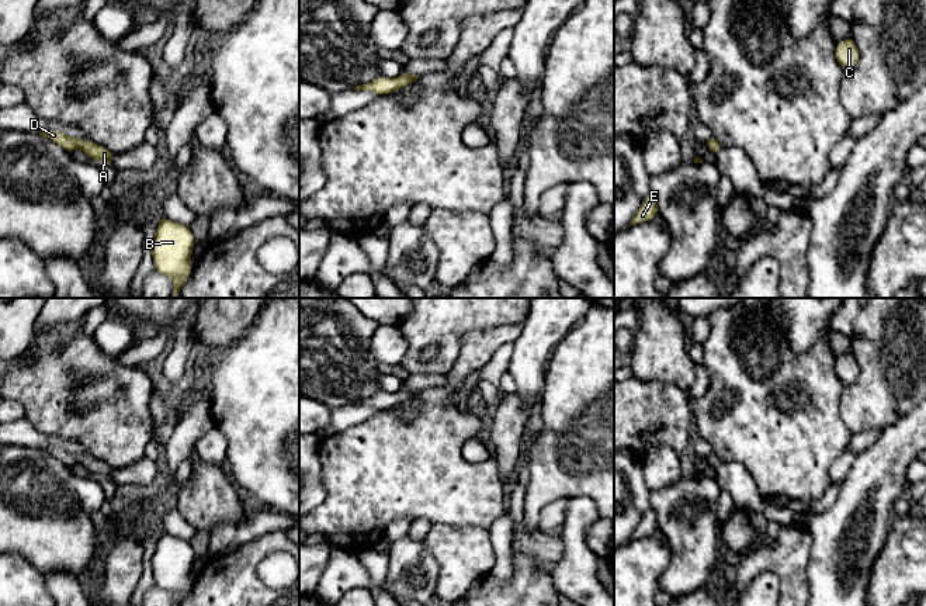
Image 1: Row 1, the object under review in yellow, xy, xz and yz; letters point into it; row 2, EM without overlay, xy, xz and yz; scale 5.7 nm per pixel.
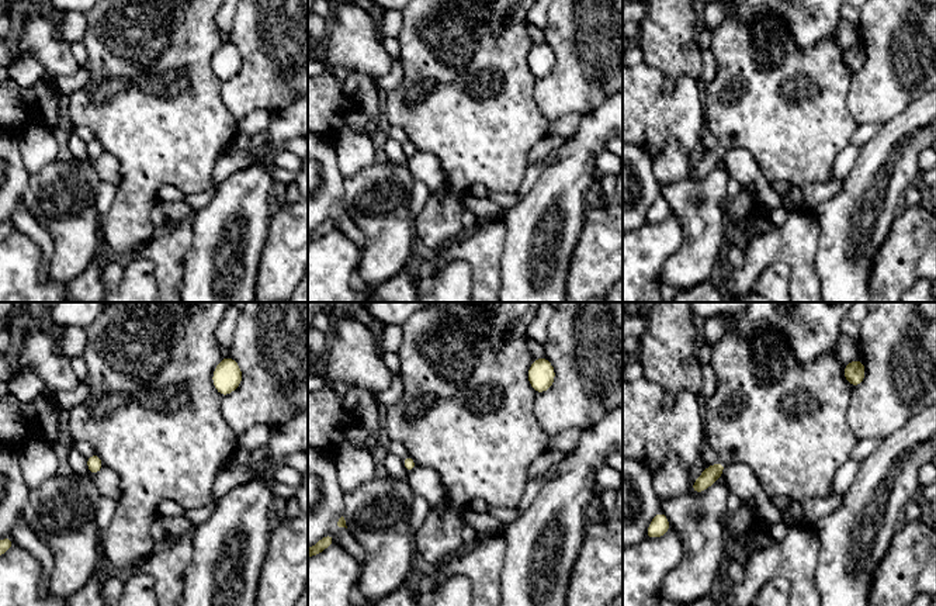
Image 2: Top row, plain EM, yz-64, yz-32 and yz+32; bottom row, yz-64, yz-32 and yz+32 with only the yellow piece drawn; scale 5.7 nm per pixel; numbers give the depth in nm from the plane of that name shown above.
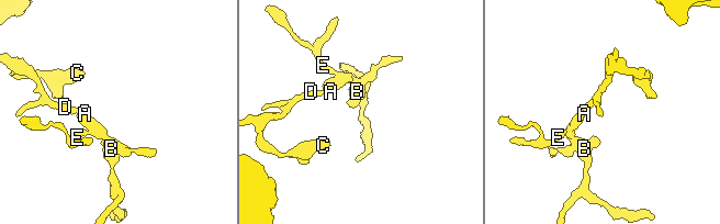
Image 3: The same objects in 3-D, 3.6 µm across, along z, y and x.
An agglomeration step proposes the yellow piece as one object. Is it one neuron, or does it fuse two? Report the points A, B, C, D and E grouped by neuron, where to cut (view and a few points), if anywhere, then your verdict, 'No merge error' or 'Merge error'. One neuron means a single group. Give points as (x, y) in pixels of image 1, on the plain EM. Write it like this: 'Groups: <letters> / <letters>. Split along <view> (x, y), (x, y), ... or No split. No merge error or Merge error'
Groups: A B C D E. No split. No merge error

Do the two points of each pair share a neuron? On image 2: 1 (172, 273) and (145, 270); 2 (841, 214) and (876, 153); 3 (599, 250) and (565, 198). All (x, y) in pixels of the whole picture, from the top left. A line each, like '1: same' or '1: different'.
1: different
2: same
3: different

